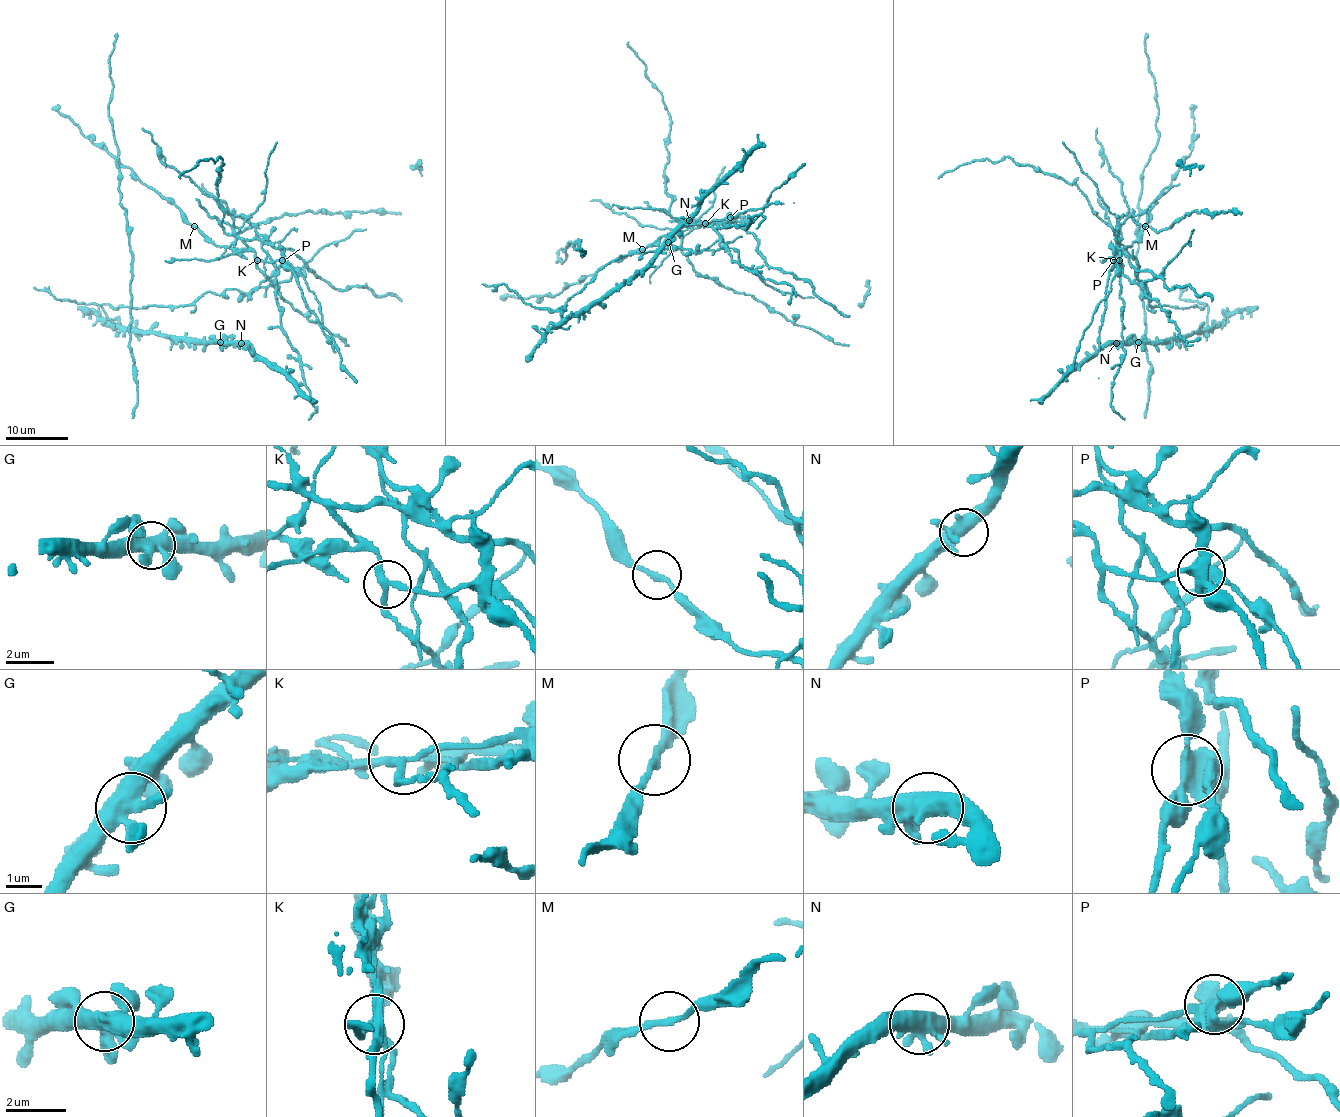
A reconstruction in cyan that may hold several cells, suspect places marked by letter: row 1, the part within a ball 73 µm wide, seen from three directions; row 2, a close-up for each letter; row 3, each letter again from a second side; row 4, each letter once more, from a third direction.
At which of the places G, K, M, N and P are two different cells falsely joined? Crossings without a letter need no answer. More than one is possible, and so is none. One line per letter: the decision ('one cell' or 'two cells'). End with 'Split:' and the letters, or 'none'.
G: one cell
K: two cells
M: one cell
N: one cell
P: two cells
Split: K, P

